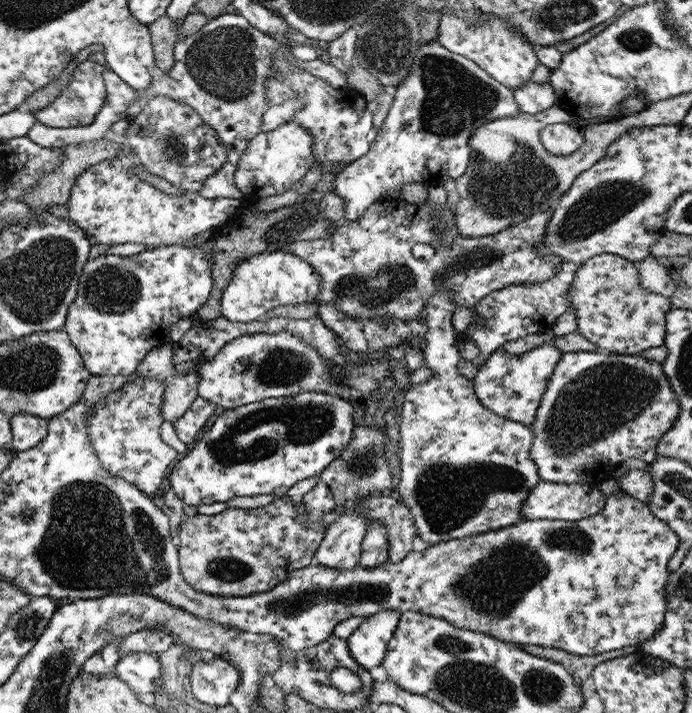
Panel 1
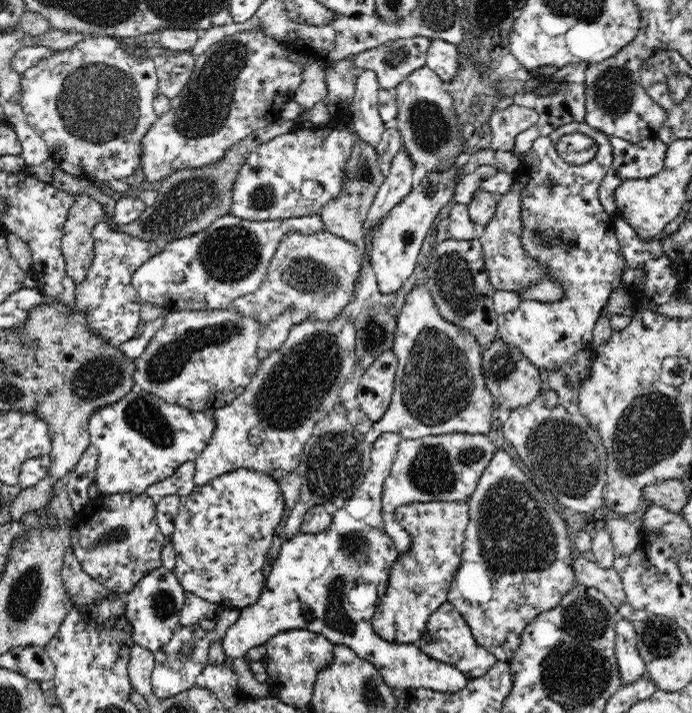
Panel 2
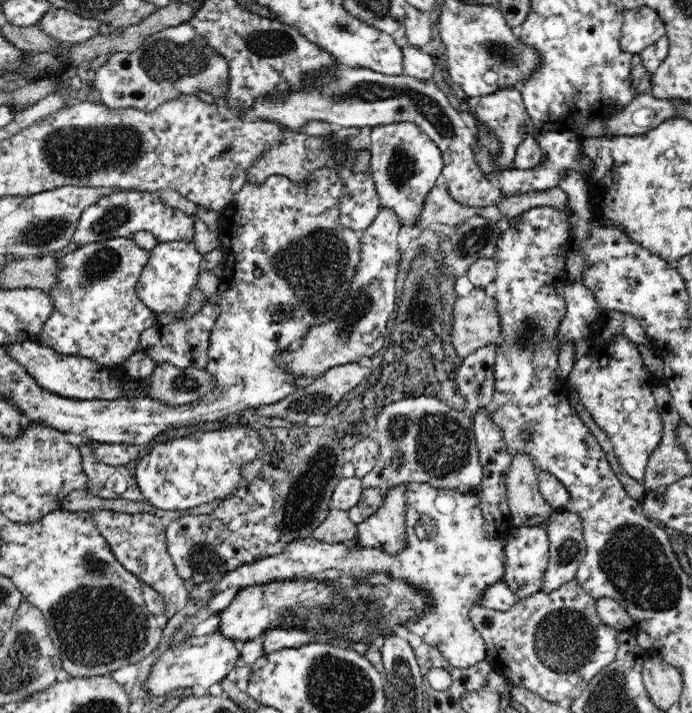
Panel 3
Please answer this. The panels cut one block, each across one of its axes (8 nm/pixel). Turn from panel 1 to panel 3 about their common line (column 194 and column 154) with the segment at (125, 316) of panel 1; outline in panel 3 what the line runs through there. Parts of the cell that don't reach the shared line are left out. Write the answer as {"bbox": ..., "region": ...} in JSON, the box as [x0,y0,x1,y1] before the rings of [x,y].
{"bbox":[136,240,202,312],"region":[[[193,240],[164,242],[150,249],[150,256],[136,286],[138,298],[154,312],[178,312],[188,304],[190,292],[199,281],[198,266],[202,254]]]}

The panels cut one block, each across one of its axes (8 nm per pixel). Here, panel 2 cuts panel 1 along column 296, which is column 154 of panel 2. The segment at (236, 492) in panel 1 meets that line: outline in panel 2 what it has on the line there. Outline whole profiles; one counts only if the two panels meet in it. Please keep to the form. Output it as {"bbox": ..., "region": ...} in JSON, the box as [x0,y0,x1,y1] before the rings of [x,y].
{"bbox":[89,390,215,494],"region":[[[144,390],[128,392],[124,398],[120,398],[116,402],[110,402],[102,408],[97,408],[90,417],[89,439],[91,445],[98,450],[94,483],[99,487],[99,494],[102,492],[108,494],[120,492],[144,493],[151,484],[162,480],[162,478],[170,477],[182,462],[198,458],[215,428],[212,414],[172,405],[163,398]]]}

